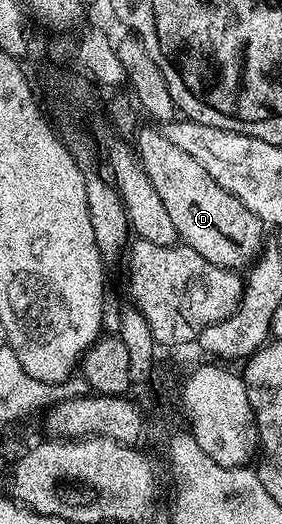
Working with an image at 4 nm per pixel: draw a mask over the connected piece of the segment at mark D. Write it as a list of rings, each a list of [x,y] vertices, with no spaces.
[[[140,126],[133,147],[149,181],[153,181],[153,189],[157,189],[157,197],[161,197],[161,205],[165,205],[165,213],[169,213],[169,221],[173,221],[176,236],[186,246],[201,253],[201,257],[205,257],[205,261],[213,261],[213,265],[230,269],[250,268],[251,264],[259,258],[265,246],[263,220],[247,209],[233,193],[223,189],[193,157],[167,141],[156,126],[154,128]]]

